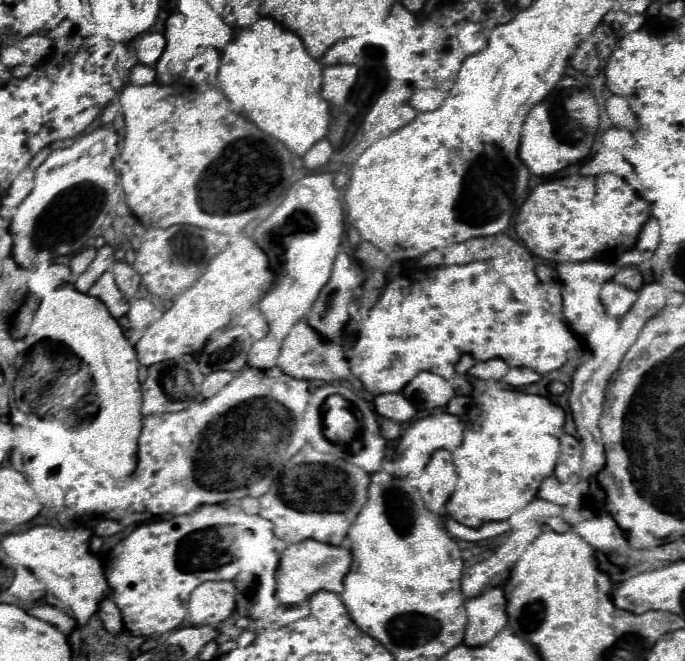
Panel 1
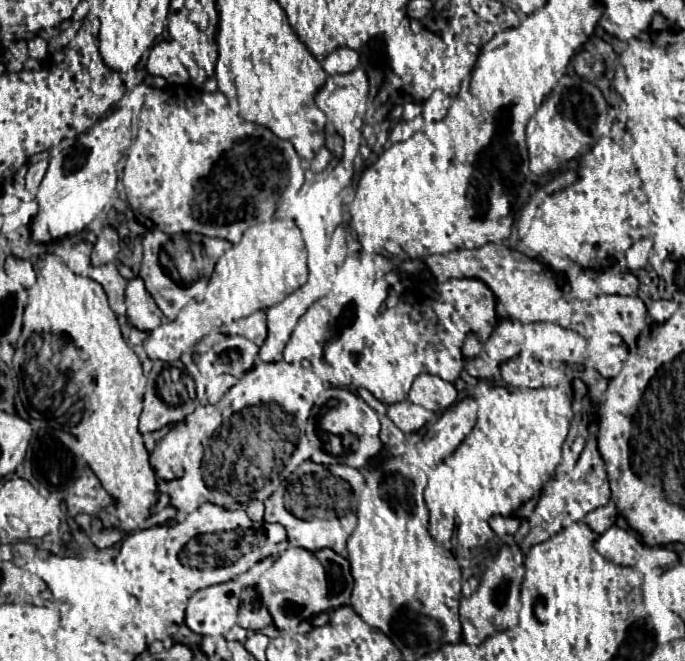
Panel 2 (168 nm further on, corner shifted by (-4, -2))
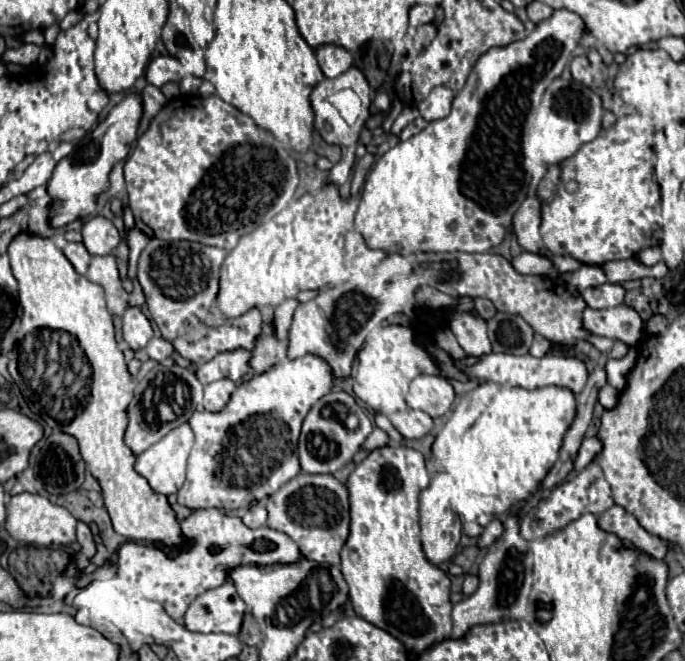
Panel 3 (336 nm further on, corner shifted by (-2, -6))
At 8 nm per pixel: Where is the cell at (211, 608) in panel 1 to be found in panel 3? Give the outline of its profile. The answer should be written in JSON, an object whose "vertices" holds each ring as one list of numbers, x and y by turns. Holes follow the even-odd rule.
{"vertices":[[227,579,221,587,199,595,185,613,185,627,195,633,233,633,241,629,245,603,235,583]]}

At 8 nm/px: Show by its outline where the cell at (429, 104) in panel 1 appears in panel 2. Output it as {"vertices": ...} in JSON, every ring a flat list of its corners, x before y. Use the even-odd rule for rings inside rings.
{"vertices":[[435,91,425,101,425,105,423,105,423,117,425,117,425,121,435,121,435,119,445,117,449,103,451,103,451,99,443,91]]}

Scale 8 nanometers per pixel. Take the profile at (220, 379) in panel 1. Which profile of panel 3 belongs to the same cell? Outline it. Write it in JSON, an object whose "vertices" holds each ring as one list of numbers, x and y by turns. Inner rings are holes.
{"vertices":[[219,379,209,385,205,385,205,397,203,397,203,407,207,411,221,411,227,405,227,399,235,391,235,383,229,379]]}

